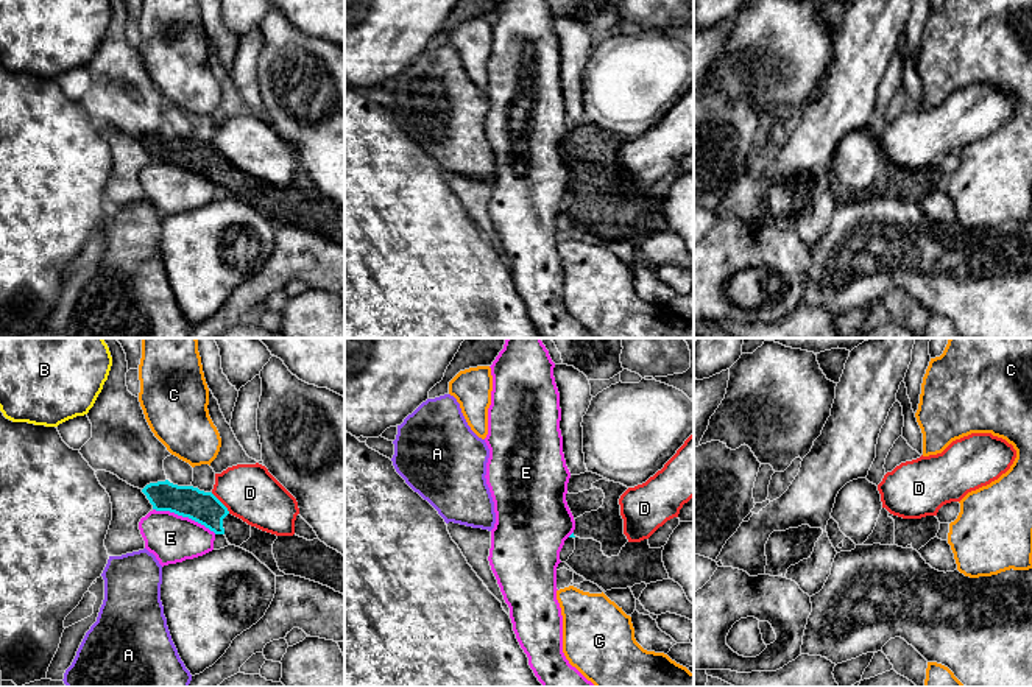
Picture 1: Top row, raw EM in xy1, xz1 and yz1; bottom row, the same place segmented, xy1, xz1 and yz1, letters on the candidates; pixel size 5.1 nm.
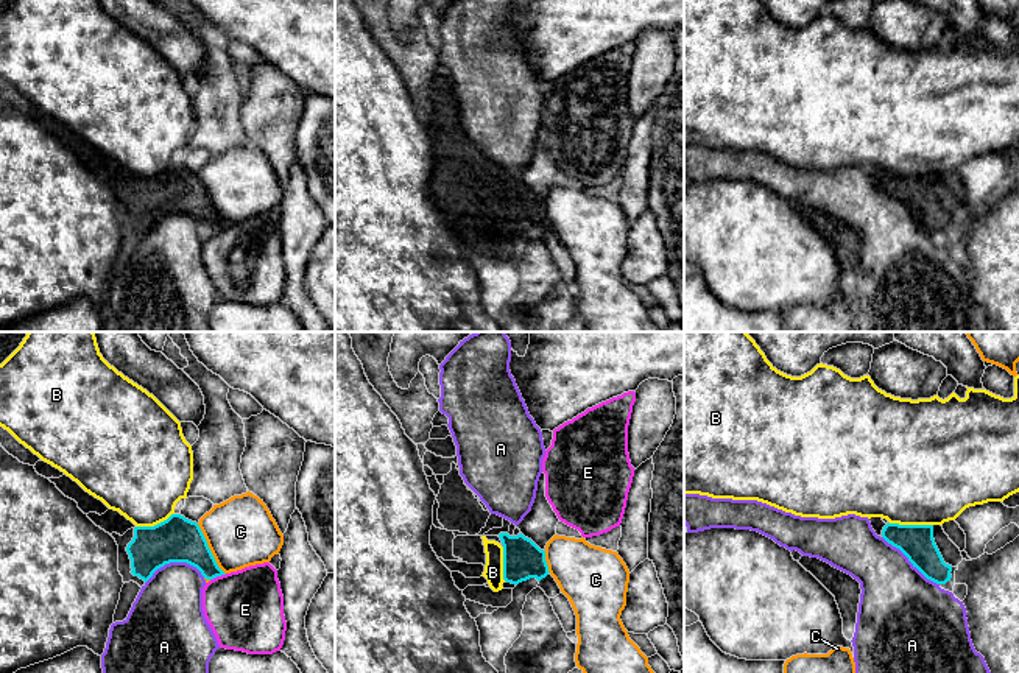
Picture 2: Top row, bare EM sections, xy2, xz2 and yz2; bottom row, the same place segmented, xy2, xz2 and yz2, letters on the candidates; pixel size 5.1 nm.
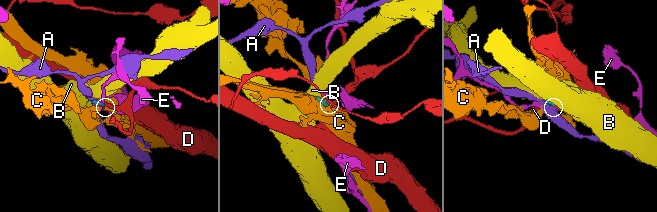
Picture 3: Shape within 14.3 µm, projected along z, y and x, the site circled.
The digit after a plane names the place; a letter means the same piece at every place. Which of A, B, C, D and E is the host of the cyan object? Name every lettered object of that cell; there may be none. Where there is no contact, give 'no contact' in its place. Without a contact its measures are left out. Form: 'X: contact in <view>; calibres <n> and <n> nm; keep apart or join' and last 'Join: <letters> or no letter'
A: contact in xy2; calibres 240 and 360 nm; keep apart
B: contact in yz2; calibres 180 and 500 nm; keep apart
C: contact in xy2; calibres 240 and 360 nm; keep apart
D: contact in xy1; calibres 160 and 280 nm; keep apart
E: contact in xy1; calibres 160 and 240 nm; keep apart
Join: no letter

